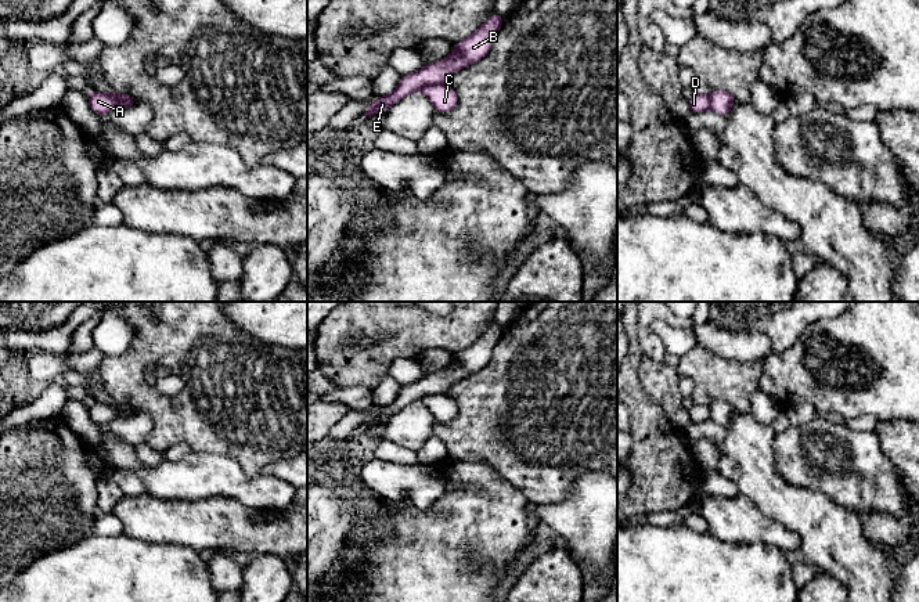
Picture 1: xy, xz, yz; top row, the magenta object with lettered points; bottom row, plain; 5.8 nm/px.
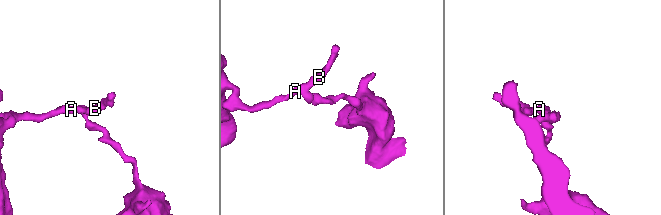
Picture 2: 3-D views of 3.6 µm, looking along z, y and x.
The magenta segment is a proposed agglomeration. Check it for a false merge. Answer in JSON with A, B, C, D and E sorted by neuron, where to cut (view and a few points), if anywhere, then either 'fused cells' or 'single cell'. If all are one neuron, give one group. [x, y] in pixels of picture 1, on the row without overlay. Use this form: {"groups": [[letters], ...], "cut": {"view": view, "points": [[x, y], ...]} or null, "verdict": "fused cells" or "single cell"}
{"groups": [["A", "B", "D", "E"], ["C"]], "cut": {"view": "xz", "points": [[443, 392], [425, 395], [420, 399]]}, "verdict": "fused cells"}

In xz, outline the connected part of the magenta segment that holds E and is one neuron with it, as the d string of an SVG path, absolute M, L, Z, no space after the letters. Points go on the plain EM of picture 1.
M493 322L473 345L454 354L451 364L443 372L425 374L421 381L403 386L392 404L379 407L368 415L364 426L385 422L403 407L428 394L443 394L457 381L484 368L504 331L498 322Z

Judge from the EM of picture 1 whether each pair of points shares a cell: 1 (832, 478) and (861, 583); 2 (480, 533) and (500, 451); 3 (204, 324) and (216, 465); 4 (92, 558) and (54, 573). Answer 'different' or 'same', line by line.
1: different
2: different
3: different
4: same

